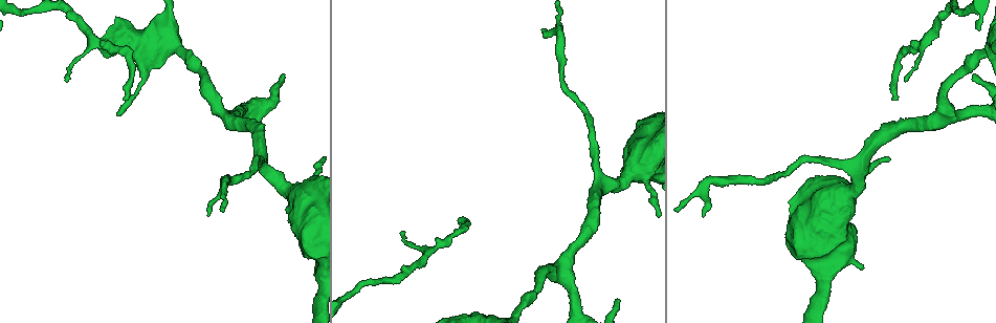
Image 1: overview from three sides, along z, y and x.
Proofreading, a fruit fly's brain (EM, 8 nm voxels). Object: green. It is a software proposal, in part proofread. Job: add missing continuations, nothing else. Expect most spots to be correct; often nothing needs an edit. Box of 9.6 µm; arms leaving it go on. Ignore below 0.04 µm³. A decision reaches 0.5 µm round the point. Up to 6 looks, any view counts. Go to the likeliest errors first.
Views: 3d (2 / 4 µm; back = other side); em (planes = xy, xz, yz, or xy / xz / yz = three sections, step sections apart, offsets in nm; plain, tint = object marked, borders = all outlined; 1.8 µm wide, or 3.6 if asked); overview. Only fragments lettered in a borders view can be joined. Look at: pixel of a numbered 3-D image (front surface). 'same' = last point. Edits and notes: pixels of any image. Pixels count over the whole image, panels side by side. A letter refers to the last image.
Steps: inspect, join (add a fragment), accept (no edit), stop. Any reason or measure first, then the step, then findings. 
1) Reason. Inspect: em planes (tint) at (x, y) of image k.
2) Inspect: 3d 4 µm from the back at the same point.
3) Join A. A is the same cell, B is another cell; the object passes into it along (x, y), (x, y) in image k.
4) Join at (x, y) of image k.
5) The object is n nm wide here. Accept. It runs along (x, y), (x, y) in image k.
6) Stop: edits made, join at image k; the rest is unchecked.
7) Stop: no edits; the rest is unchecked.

Free end. Inspect: em planes (borders) at (123, 100) of image 1.

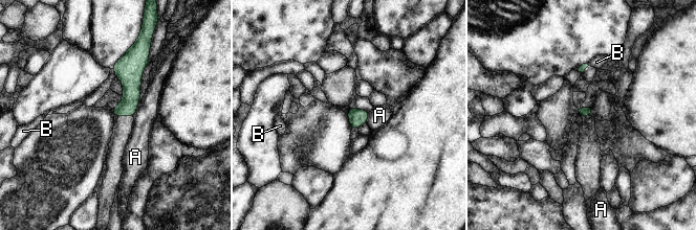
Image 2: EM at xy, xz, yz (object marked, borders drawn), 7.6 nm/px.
The longest contact is with A, 110 nm. Accept. A and B are other cells; a border runs along (138, 104), (133, 116) in image 2; no lettered fragment goes on from it.

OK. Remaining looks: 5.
An open end. Inspect: 3d 4 µm at (208, 214) of image 1.

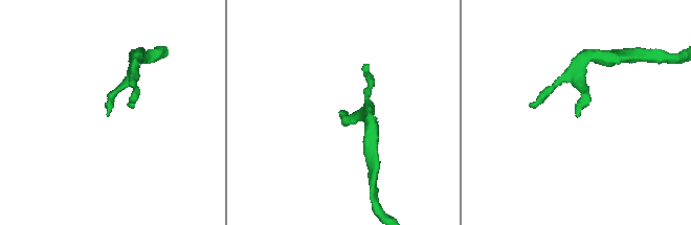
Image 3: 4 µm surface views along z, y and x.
Shape alone is not enough. Inspect: em yz step 16 (borders) at (109, 115) of image 3.

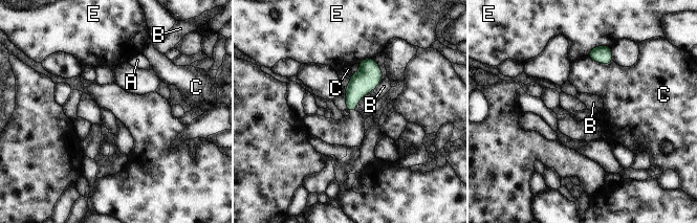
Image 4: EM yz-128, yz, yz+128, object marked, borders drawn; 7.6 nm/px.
Another direction. Inspect: em planes (borders) at the same point.

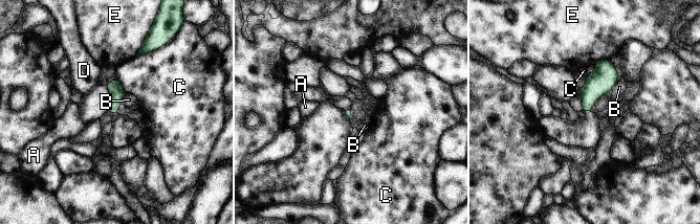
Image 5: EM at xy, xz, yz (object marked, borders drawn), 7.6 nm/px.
Accept. A, B, C, D and E are other cells; a border runs along (608, 59), (617, 80), (605, 93) in image 5; no lettered fragment goes on from it.

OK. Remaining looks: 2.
An open end. Inspect: em yz step 4 (tint) at (282, 73) of image 1.

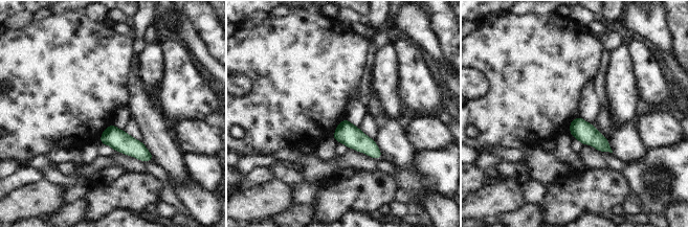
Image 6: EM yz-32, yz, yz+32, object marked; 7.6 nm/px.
Inspect: em planes (borders) at the same point.

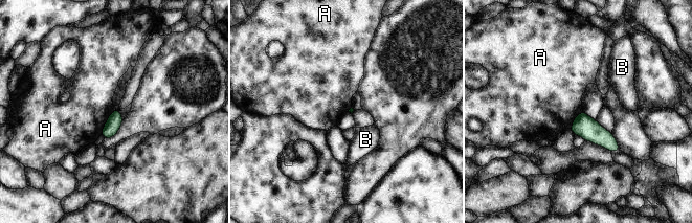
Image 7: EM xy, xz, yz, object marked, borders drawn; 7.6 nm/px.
The longest contact is with A, 240 nm. Accept. A and B are other cells; a border runs along (115, 109), (108, 118), (101, 134) in image 7; no lettered fragment goes on from it.

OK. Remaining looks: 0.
Stop: no edits; the rest is unchecked.

